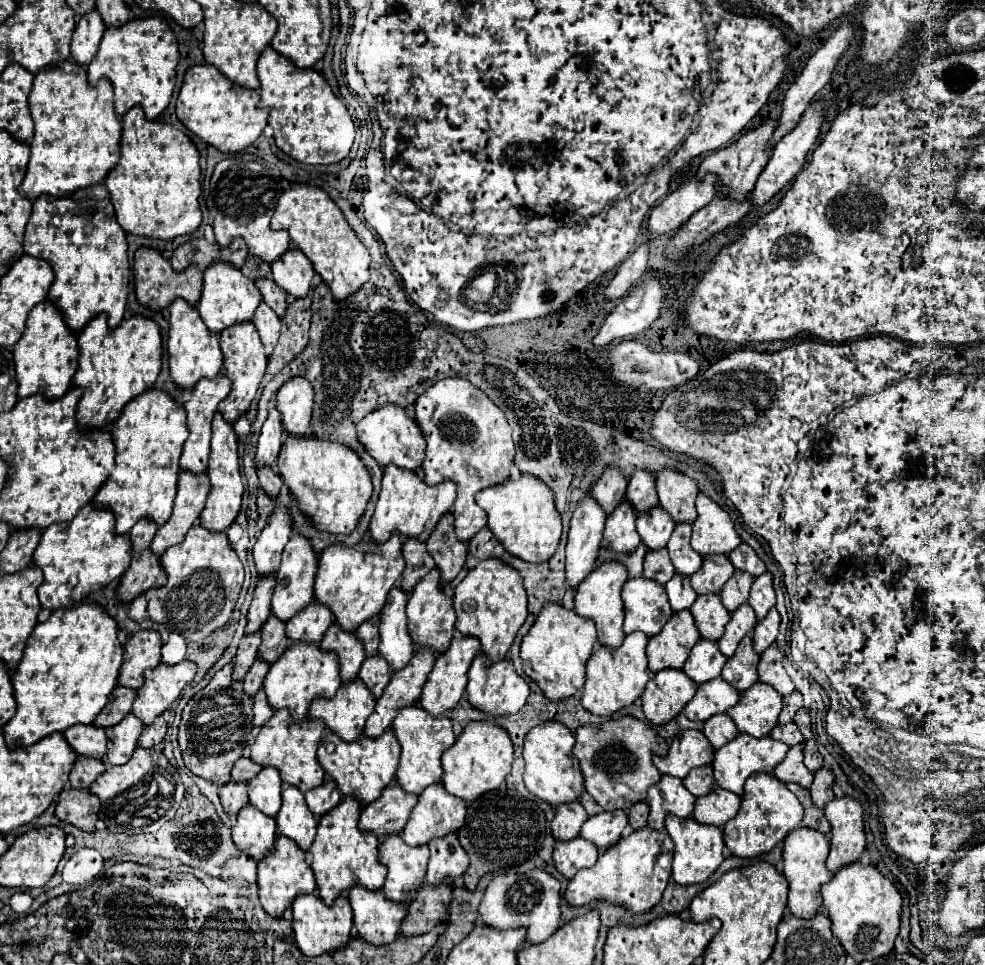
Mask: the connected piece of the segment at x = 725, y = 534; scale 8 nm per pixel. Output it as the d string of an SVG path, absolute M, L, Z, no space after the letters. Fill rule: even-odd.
M704 493L696 499L698 519L694 523L692 533L692 549L706 555L728 555L736 545L740 545L740 537L734 529L734 523L726 511L722 511L710 497Z

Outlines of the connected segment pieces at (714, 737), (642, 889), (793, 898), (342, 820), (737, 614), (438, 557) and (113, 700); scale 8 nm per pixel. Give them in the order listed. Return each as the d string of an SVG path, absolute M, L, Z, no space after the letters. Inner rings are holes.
M714 715L704 723L704 735L712 743L712 749L720 749L738 735L738 729L728 715Z
M644 827L628 837L622 837L612 849L604 851L598 857L596 865L580 869L580 873L576 873L574 879L570 879L568 889L564 893L568 905L582 907L592 901L608 901L626 907L634 915L650 911L662 899L662 893L668 885L672 871L672 859L658 859L658 853L662 849L660 839L662 833L650 827Z
M796 829L792 831L786 839L784 839L784 847L782 847L782 859L784 859L784 867L782 867L782 875L788 879L790 883L790 893L788 893L788 909L794 917L798 919L808 919L814 917L820 907L822 907L822 893L820 887L824 883L830 881L830 873L826 869L826 857L828 857L828 849L830 849L830 841L826 835L816 833L814 829Z
M344 797L328 815L318 823L316 839L310 847L312 871L318 883L318 895L326 905L332 905L340 895L344 895L352 885L362 885L370 891L376 891L384 885L386 869L378 861L378 839L372 833L362 833L358 829L360 805L354 797Z
M748 603L740 605L740 607L732 613L730 623L726 625L724 637L718 641L720 651L722 651L726 657L732 657L734 651L736 651L736 647L738 647L738 643L754 629L756 621L758 621L758 619L756 619L756 613L752 611L752 607L750 607Z
M450 513L438 521L434 533L426 541L426 549L440 569L442 587L448 585L462 571L468 549L468 543L458 541L454 535L454 517Z
M116 687L112 691L112 697L108 699L108 705L96 717L94 725L96 727L102 727L102 729L108 729L108 727L118 725L130 713L130 707L132 707L134 699L136 699L136 691L134 689Z

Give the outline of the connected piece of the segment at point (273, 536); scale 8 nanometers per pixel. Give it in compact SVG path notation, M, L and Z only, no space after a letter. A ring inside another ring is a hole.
M276 507L276 513L270 517L270 523L264 527L264 531L260 533L260 537L252 549L258 577L276 575L276 569L280 567L282 551L284 551L290 535L292 535L290 515L286 513L286 509Z

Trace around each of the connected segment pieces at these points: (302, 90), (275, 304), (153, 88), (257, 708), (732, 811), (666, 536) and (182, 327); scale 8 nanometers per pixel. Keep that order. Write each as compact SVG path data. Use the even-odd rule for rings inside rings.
M266 47L258 59L258 79L260 79L260 107L268 107L268 125L274 129L274 143L292 159L304 165L332 165L348 157L354 143L354 121L346 105L332 93L326 79L314 69L298 69L290 59L274 53Z
M258 279L256 281L256 287L260 289L262 293L262 301L278 315L278 317L284 317L286 313L286 293L272 281L272 279Z
M148 17L130 21L118 29L106 29L98 55L88 65L88 83L96 85L100 79L108 79L114 85L116 115L128 113L128 107L140 105L146 117L156 119L168 107L176 87L178 43L168 23L162 17Z
M260 689L260 691L256 693L256 697L254 697L252 713L254 713L254 727L262 727L262 725L274 715L274 711L270 709L270 705L266 703L266 695L264 695L262 689Z
M716 787L714 793L696 799L692 819L704 825L722 827L726 821L736 817L738 809L740 809L740 797Z
M654 507L636 519L636 531L648 549L664 549L674 531L674 521L662 507Z
M176 299L170 307L170 329L166 349L168 349L170 377L180 389L192 389L200 379L212 379L222 369L222 351L218 337L214 333L208 333L198 311L186 305L184 299Z

